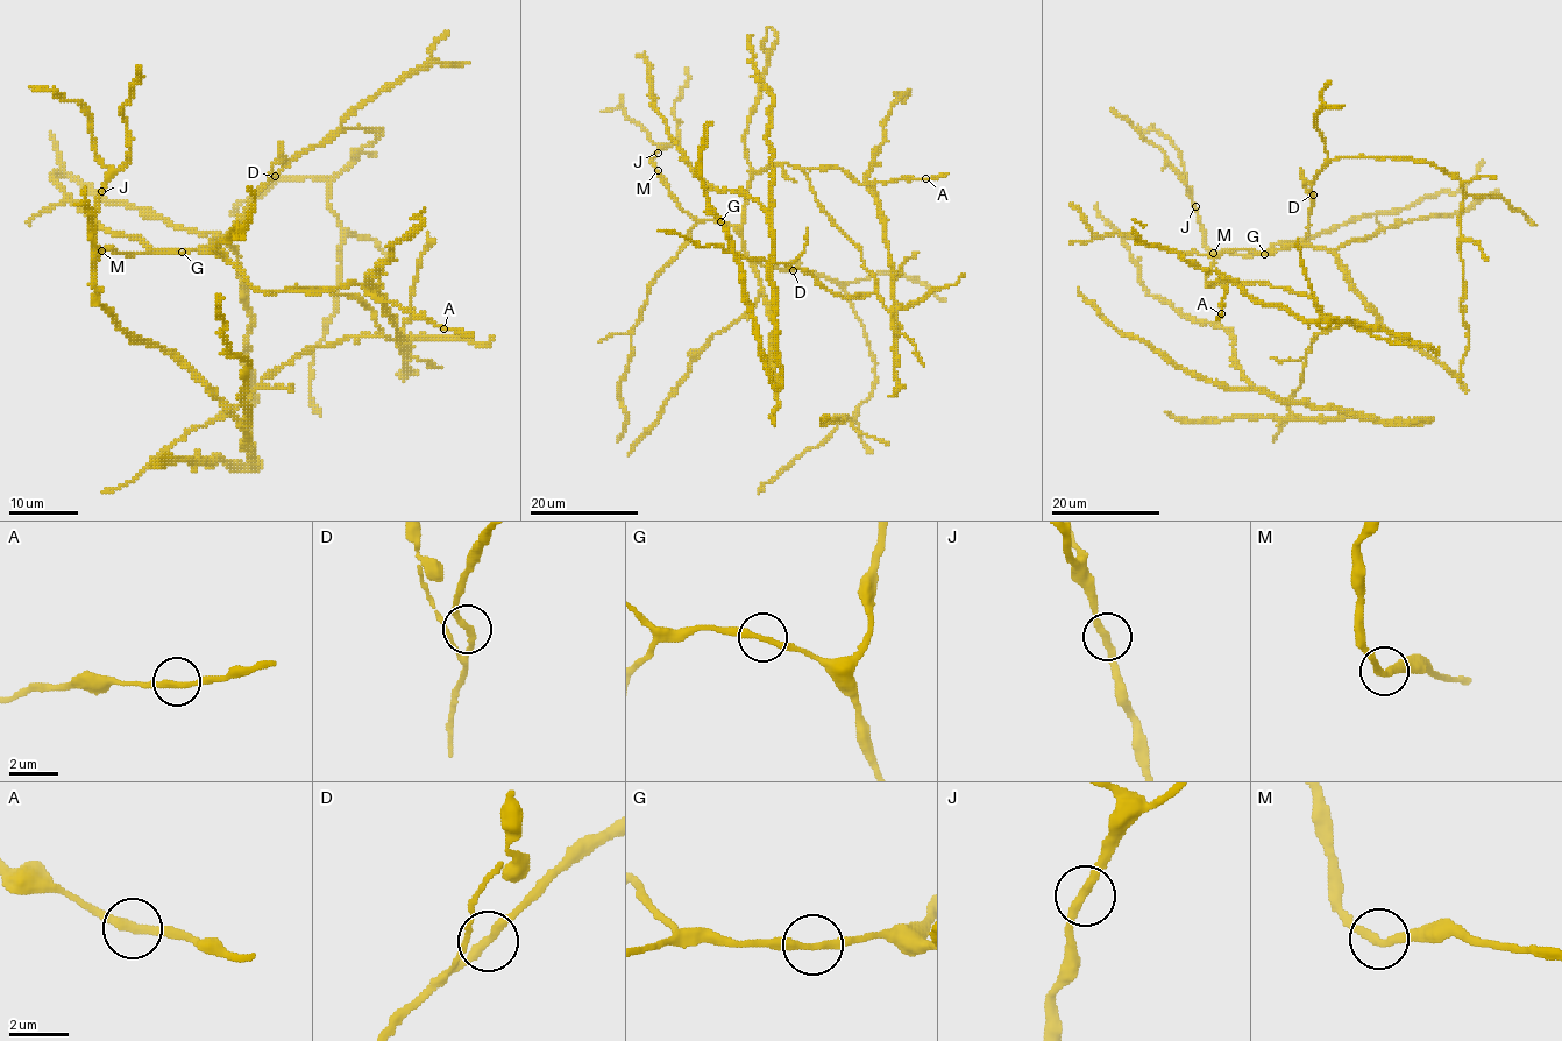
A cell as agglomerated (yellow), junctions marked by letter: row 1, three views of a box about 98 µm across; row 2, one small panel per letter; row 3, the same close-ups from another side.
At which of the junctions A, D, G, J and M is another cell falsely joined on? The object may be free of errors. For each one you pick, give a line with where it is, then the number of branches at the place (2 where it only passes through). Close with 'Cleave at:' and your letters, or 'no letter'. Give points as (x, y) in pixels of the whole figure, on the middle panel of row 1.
Cleave at: no letter

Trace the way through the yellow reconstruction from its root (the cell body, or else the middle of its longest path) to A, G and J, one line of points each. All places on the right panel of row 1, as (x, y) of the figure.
A: (1336, 319), (1325, 317), (1312, 297), (1259, 282), (1218, 281), (1211, 285), (1226, 280), (1221, 313)
G: (1336, 319), (1325, 317), (1312, 297), (1269, 284), (1206, 285), (1221, 254), (1264, 254)
J: (1336, 319), (1325, 317), (1312, 297), (1269, 284), (1206, 285), (1221, 254), (1269, 253), (1211, 252), (1195, 206)

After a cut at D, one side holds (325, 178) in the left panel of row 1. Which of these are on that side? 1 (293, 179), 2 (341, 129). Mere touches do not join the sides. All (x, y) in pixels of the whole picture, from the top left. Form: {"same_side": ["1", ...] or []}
{"same_side": ["1"]}

